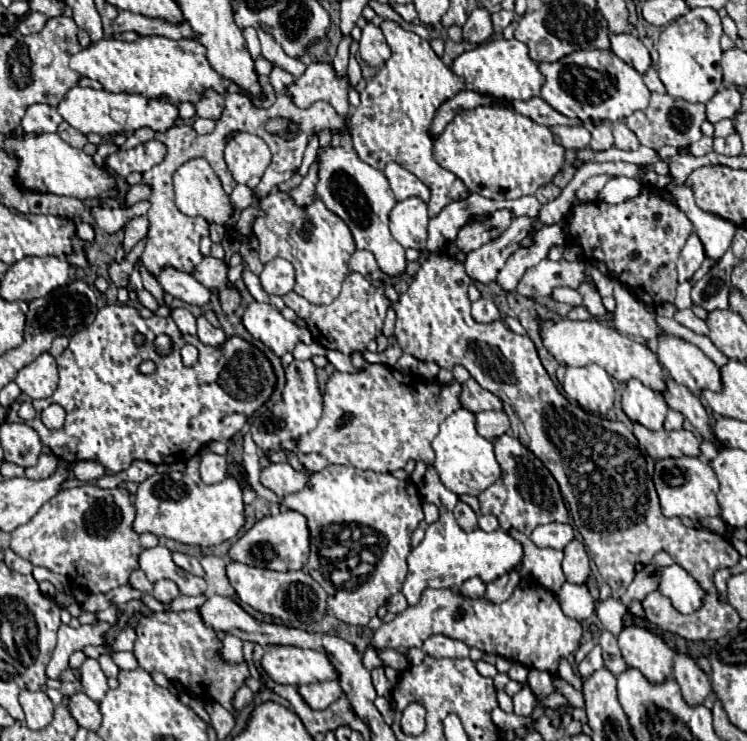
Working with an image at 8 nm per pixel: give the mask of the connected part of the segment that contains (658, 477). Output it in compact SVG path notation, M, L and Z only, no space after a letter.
M680 456L680 458L658 460L656 470L654 470L654 486L660 496L660 506L662 506L664 516L676 516L676 518L686 516L692 520L720 516L720 504L716 498L720 490L720 482L712 466L704 458Z

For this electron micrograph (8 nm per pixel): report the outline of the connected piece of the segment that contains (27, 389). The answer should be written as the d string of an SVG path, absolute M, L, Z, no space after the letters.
M46 352L40 358L36 358L34 362L30 362L28 366L24 366L16 380L18 388L28 394L34 400L40 398L50 398L56 390L58 384L58 370L56 370L56 360Z

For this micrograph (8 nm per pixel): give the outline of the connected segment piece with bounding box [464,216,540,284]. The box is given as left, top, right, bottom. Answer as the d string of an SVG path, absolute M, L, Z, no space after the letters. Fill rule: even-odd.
M522 216L512 218L512 224L508 230L504 230L496 240L480 246L478 250L472 250L466 260L464 268L472 280L478 282L492 282L496 280L498 272L504 268L504 262L520 248L520 242L530 234L532 228L540 226L540 220L534 216Z

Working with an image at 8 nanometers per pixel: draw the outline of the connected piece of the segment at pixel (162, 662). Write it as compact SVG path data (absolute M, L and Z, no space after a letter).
M164 610L152 614L134 614L130 618L130 626L136 630L134 656L140 668L148 672L162 672L168 680L178 680L188 688L196 698L204 698L204 702L218 702L228 712L234 714L234 694L244 686L246 678L250 678L248 664L234 664L222 656L222 642L216 636L216 630L206 626L200 610Z

